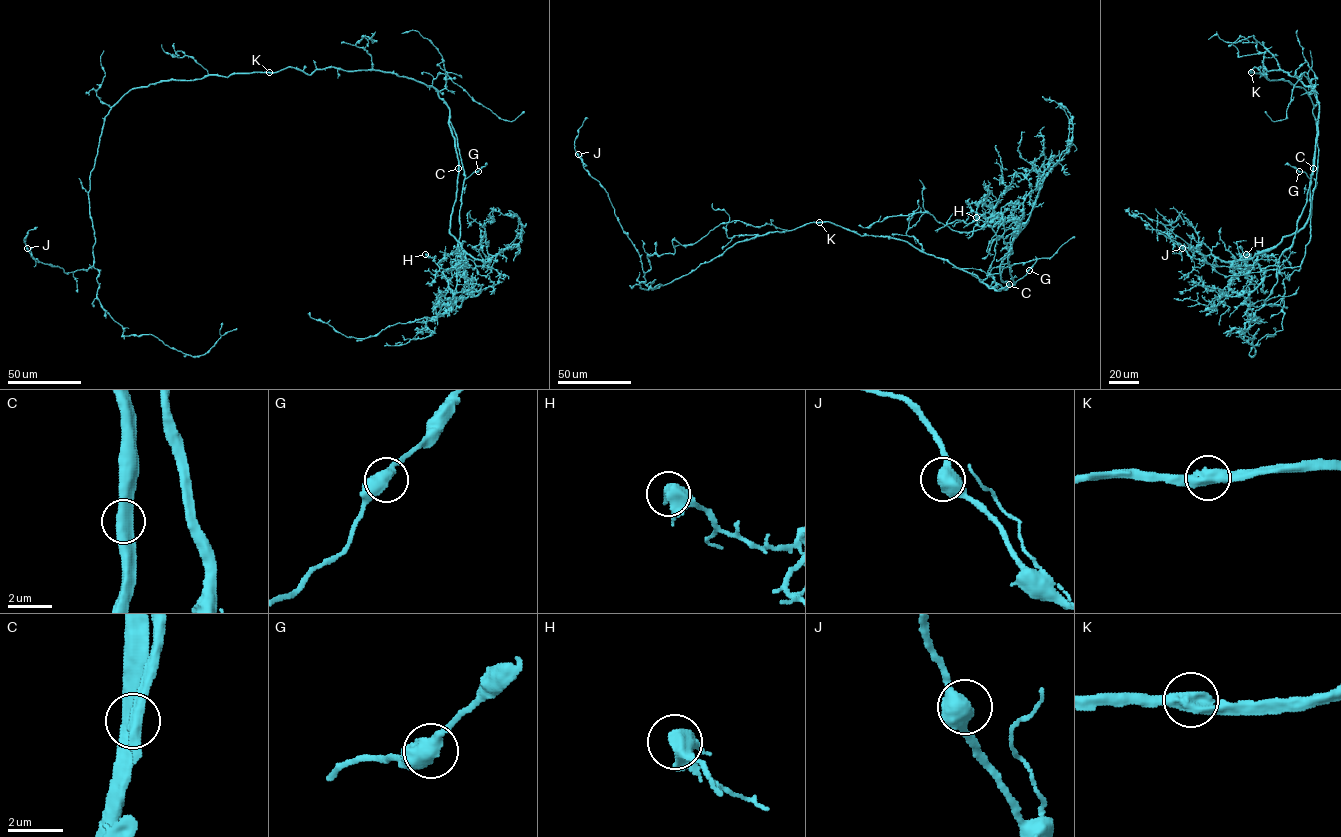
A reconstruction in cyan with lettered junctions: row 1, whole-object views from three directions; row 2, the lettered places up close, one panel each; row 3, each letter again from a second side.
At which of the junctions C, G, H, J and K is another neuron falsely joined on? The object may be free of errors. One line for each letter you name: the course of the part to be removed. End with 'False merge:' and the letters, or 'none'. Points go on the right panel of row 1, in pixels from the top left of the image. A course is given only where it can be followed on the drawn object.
False merge: none

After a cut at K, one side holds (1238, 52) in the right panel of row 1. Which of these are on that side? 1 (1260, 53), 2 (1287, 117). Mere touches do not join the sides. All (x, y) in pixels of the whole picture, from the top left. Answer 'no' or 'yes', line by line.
1: yes
2: no

